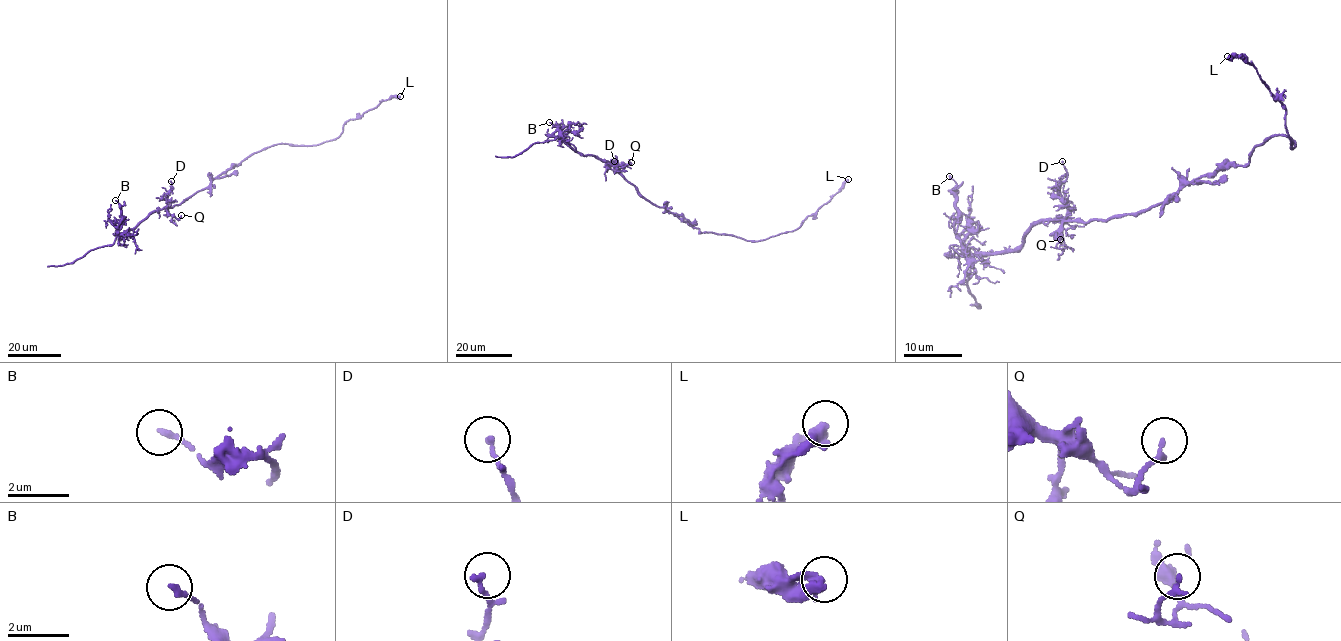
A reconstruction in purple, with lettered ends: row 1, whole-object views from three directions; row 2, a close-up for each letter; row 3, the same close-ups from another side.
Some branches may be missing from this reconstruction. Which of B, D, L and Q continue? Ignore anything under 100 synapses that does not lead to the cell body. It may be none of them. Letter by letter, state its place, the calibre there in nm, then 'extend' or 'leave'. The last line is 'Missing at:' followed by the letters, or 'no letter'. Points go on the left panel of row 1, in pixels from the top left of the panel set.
B: place (115, 200); calibre 160 nm; leave
D: place (171, 181); calibre 160 nm; leave
L: place (400, 96); calibre 400 nm; leave
Q: place (181, 215); calibre 170 nm; leave
Missing at: no letter

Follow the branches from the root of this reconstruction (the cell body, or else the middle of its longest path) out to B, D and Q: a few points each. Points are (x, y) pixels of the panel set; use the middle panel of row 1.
B: (672, 213), (646, 200), (609, 164), (592, 155), (575, 152), (561, 137), (560, 127), (549, 122)
D: (672, 213), (646, 200), (612, 165), (615, 165), (614, 161)
Q: (672, 213), (646, 200), (615, 167), (631, 162)

